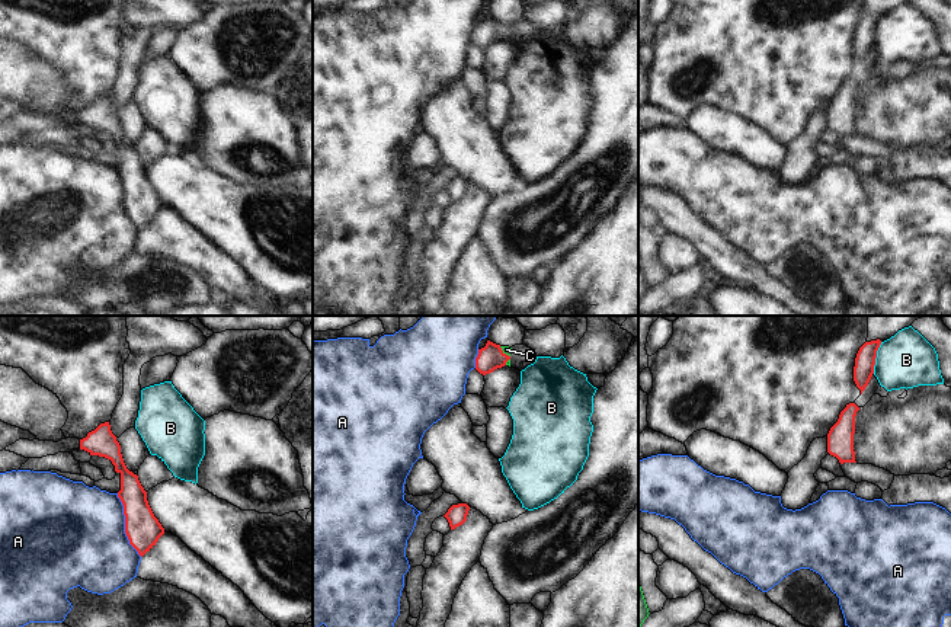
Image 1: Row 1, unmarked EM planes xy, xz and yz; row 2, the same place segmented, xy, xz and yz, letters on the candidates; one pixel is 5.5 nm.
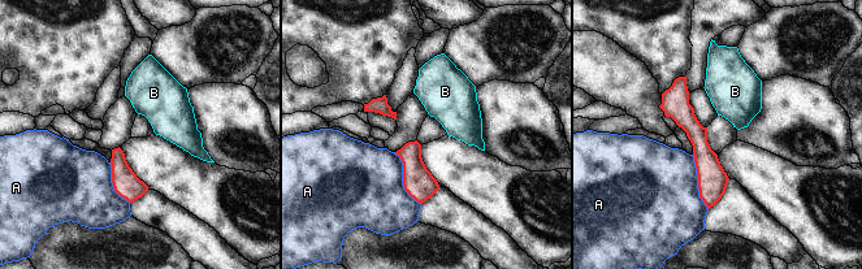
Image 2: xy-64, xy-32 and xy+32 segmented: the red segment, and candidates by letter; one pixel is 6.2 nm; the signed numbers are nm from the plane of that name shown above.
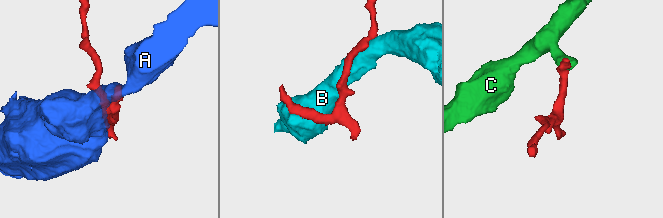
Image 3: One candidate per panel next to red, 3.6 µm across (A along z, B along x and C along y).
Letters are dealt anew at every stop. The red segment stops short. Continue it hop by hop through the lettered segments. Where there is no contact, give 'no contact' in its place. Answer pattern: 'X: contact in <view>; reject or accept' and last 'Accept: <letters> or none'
A: contact in xy; reject
B: contact in yz; reject
C: contact in xz; reject
Accept: none

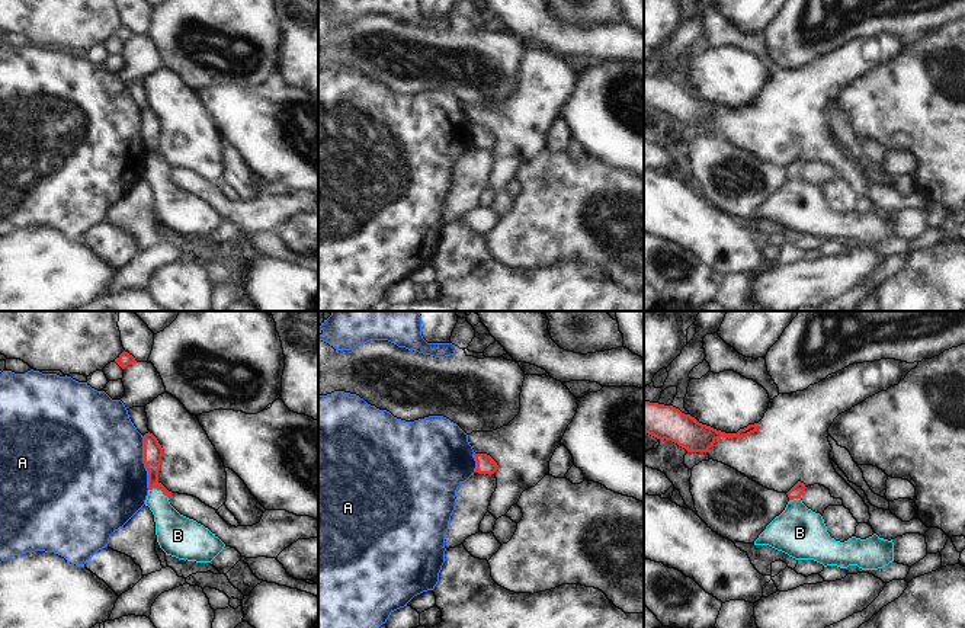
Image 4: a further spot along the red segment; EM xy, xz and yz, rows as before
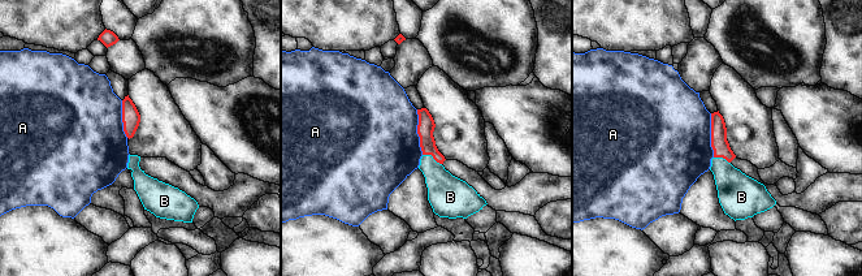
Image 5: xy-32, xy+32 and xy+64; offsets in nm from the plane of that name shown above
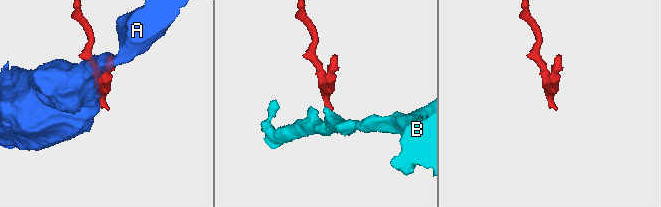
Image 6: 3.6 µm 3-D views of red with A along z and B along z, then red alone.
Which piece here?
A: contact in xy; reject
B: contact in xy; accept
Accept: B

